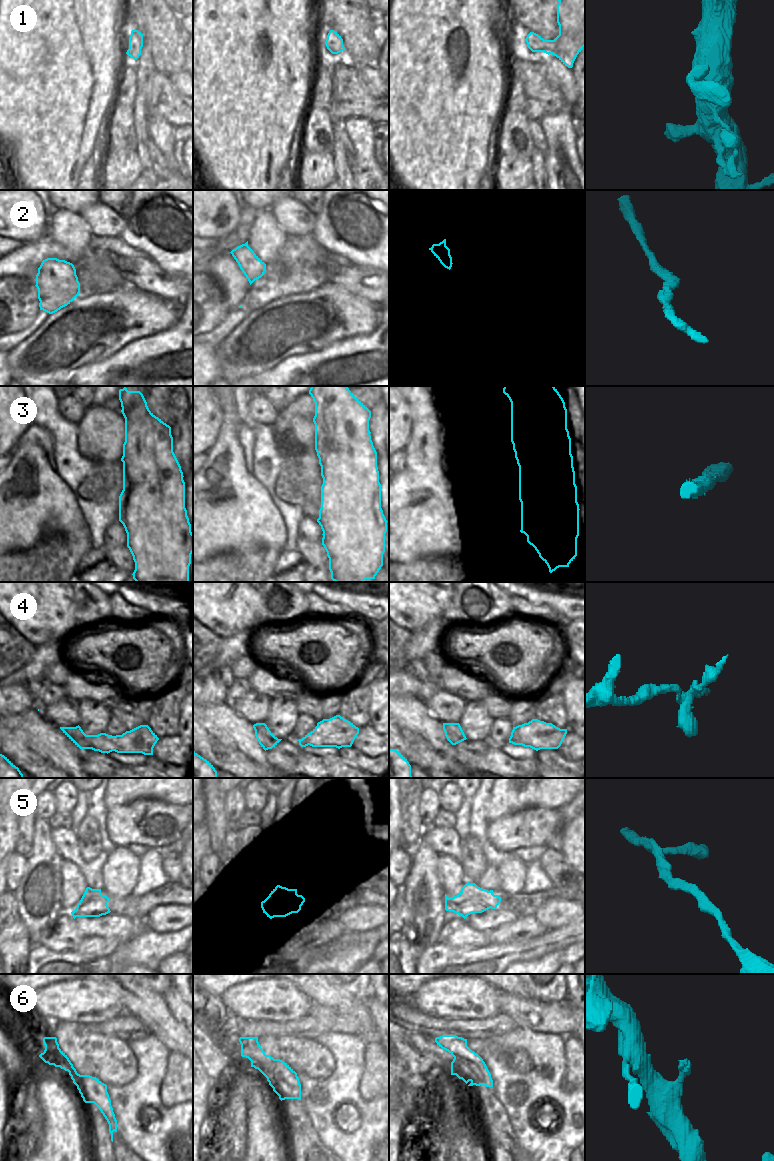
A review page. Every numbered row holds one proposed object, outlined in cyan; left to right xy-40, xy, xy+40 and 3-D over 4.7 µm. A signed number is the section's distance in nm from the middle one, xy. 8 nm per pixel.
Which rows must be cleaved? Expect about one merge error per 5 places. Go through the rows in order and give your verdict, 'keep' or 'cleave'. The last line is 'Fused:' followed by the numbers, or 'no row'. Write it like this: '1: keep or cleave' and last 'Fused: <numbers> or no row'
1: keep
2: keep
3: keep
4: cleave
5: keep
6: keep
Fused: 4

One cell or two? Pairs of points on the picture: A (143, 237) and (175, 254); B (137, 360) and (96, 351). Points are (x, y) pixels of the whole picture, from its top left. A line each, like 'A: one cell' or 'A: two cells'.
A: one cell
B: two cells

